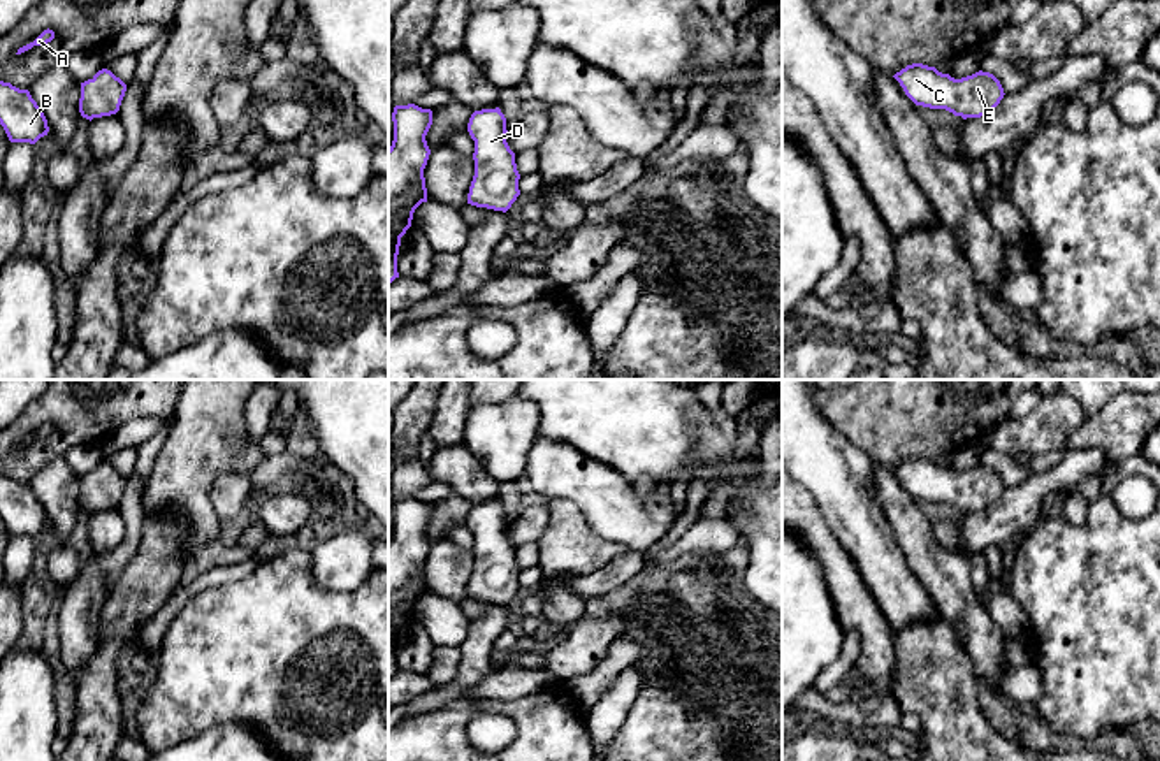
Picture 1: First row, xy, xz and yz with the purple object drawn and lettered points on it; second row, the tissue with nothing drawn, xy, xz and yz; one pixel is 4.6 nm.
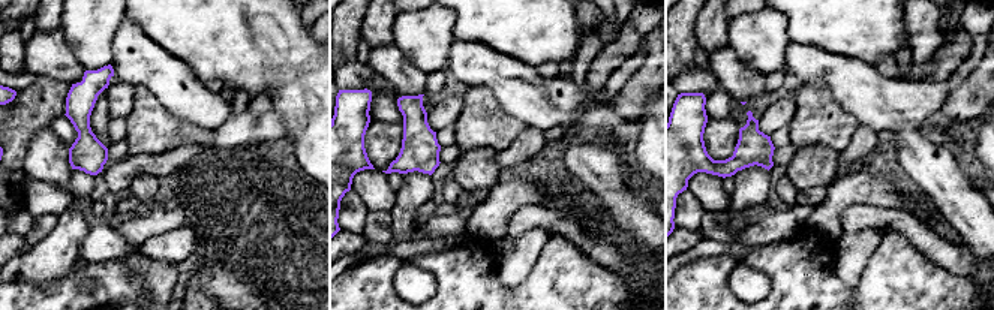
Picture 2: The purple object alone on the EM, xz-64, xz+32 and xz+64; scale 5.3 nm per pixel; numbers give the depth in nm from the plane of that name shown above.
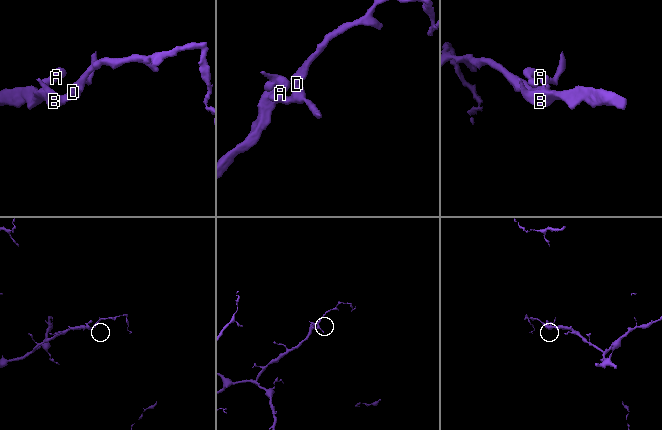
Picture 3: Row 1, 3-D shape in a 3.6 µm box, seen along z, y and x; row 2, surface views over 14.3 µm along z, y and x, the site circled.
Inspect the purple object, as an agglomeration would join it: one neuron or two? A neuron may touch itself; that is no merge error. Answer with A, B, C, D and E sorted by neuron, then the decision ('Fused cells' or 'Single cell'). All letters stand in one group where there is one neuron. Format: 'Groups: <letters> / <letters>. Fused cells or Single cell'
Groups: A B C D E. Single cell

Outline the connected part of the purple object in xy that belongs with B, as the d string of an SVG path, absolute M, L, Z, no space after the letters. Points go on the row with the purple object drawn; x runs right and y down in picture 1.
M0 81L0 125L11 142L35 144L49 127L42 109L28 90Z

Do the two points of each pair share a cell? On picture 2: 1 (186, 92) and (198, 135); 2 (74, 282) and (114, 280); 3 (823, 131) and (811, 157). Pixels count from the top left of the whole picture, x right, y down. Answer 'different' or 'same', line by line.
1: different
2: same
3: different

